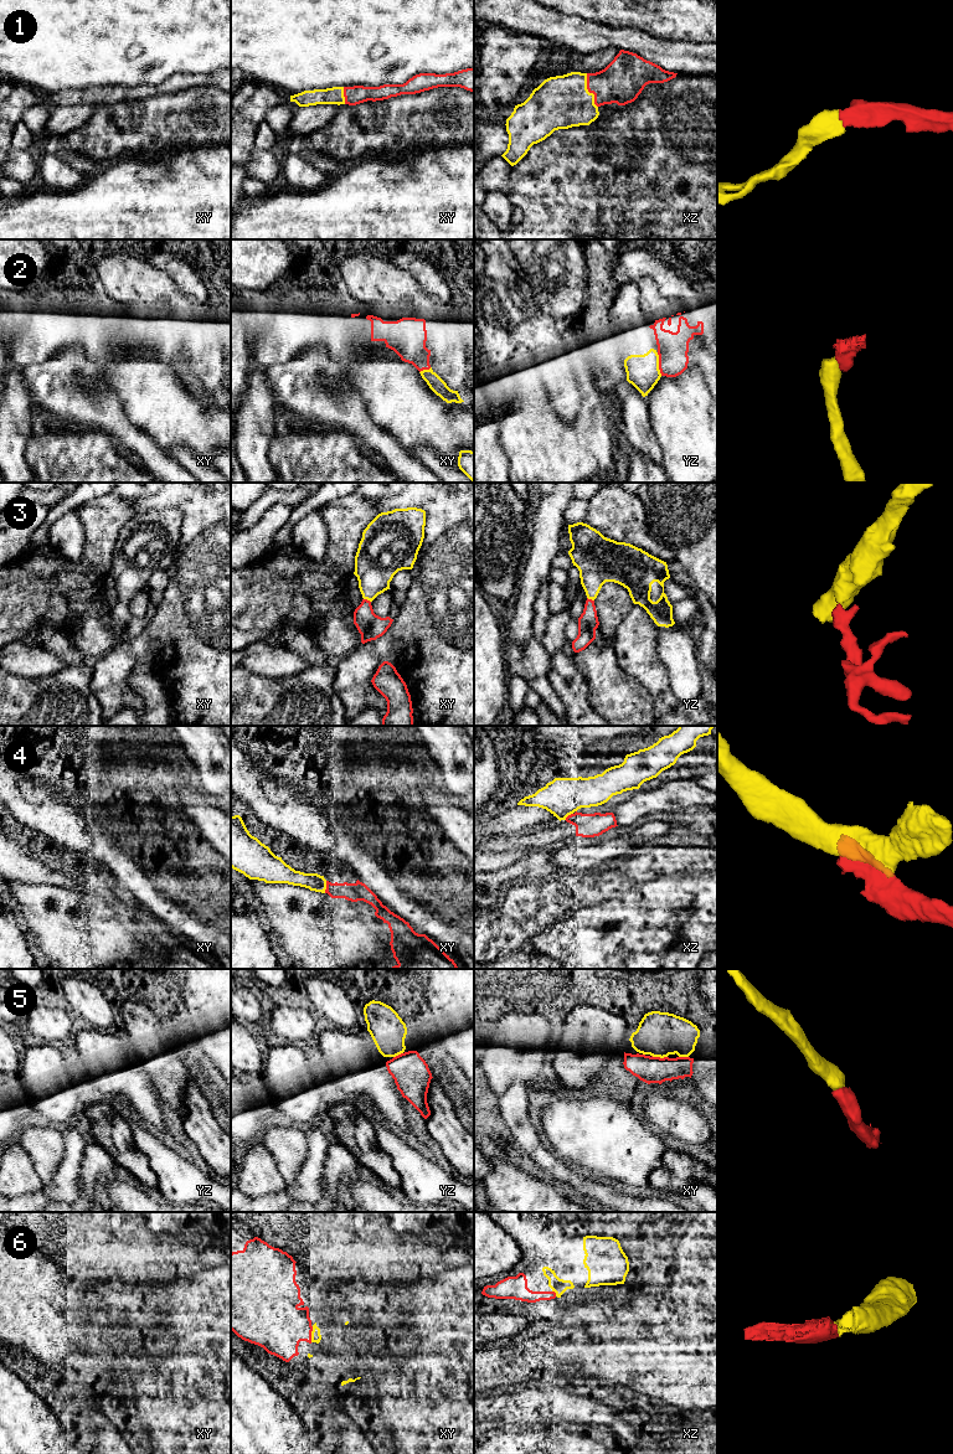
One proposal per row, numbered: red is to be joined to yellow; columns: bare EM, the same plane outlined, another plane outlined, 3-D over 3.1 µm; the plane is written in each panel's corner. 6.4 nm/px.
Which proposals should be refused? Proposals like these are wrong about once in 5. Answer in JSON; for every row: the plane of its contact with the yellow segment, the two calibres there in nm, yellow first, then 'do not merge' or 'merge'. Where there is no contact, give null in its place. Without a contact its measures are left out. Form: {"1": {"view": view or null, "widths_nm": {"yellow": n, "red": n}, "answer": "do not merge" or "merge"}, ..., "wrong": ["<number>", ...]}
{"1": {"view": "xz", "widths_nm": {"yellow": 340, "red": 280}, "answer": "merge"}, "2": {"view": "yz", "widths_nm": {"yellow": 220, "red": 200}, "answer": "do not merge"}, "3": {"view": "xy", "widths_nm": {"yellow": 280, "red": 160}, "answer": "merge"}, "4": {"view": "xy", "widths_nm": {"yellow": 110, "red": 120}, "answer": "do not merge"}, "5": {"view": "xy", "widths_nm": {"yellow": 280, "red": 180}, "answer": "merge"}, "6": {"view": "xy", "widths_nm": {"yellow": 60, "red": 360}, "answer": "merge"}, "wrong": ["2", "4"]}

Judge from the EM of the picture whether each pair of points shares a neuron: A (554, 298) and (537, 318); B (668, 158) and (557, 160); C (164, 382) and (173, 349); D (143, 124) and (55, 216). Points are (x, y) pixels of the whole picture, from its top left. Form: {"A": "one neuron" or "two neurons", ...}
{"A": "two neurons", "B": "one neuron", "C": "two neurons", "D": "two neurons"}

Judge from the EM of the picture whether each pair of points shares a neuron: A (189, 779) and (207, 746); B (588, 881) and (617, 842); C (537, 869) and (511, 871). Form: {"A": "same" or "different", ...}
{"A": "different", "B": "different", "C": "same"}

